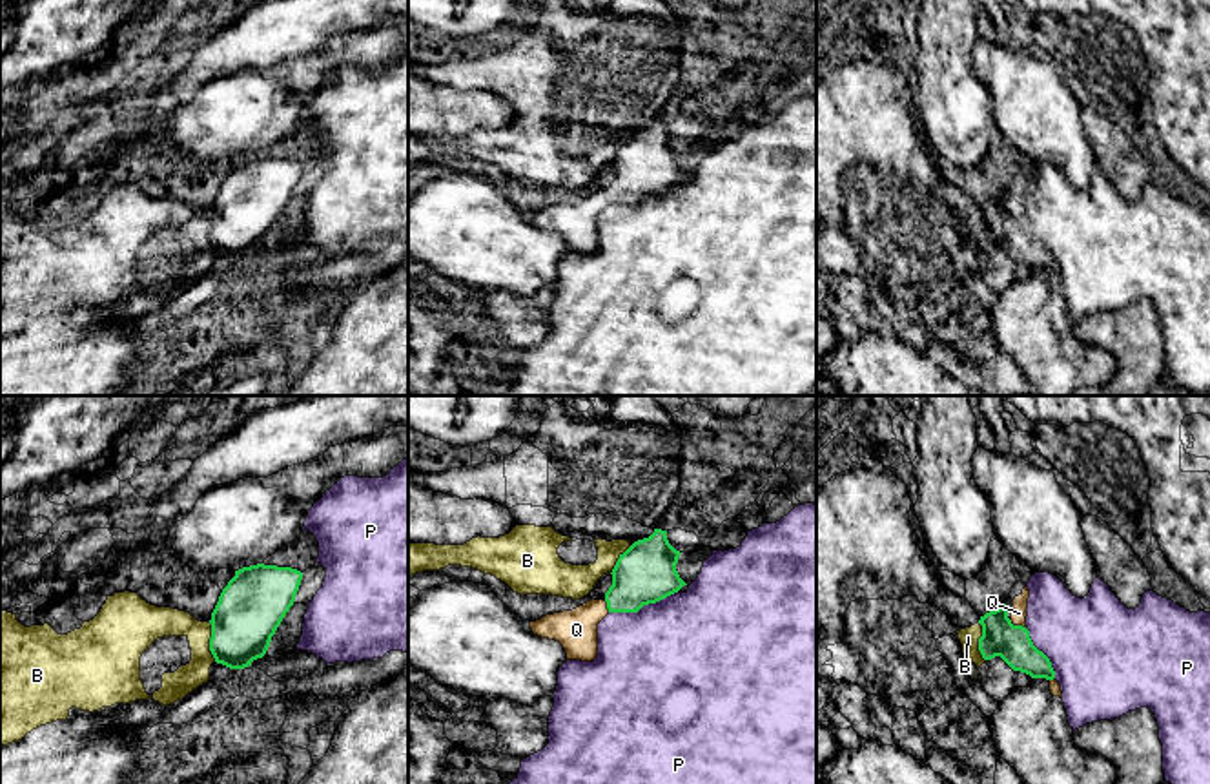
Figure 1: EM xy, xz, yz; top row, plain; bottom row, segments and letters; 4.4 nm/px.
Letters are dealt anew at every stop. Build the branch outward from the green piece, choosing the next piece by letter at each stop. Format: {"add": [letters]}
{"add": ["Q"]}

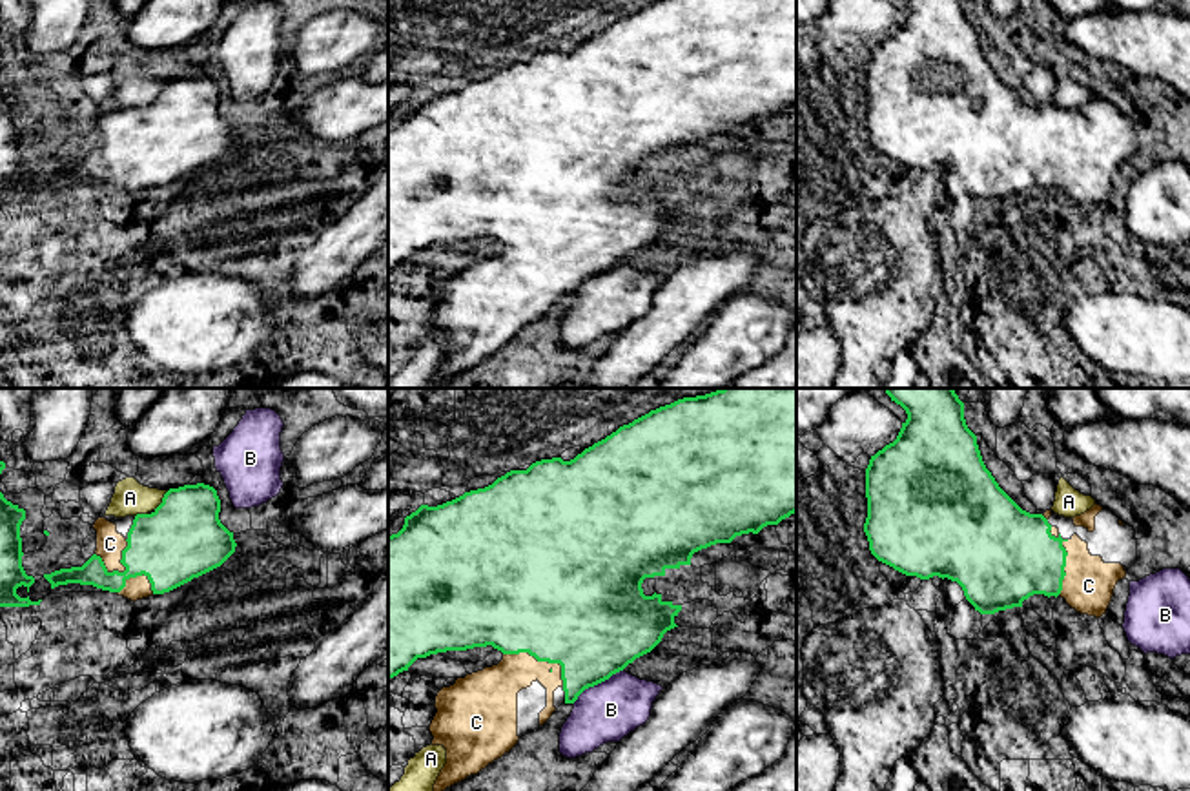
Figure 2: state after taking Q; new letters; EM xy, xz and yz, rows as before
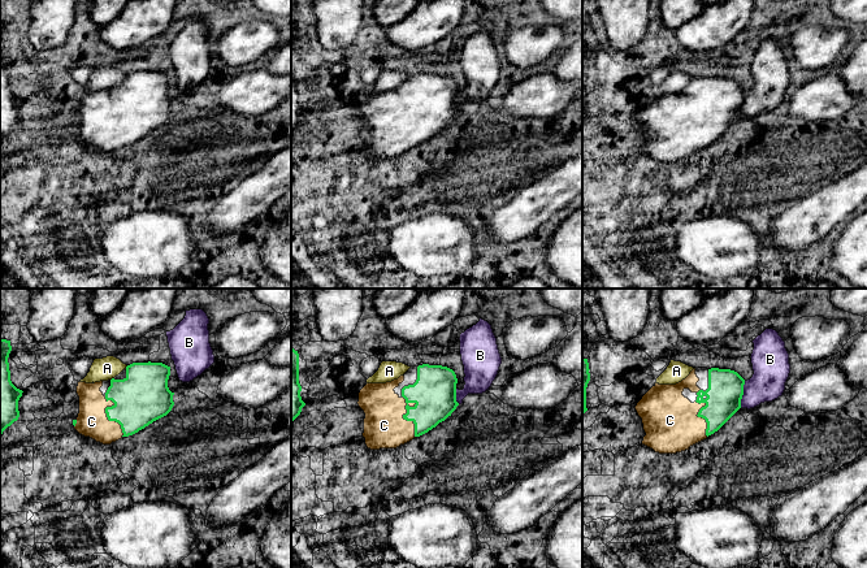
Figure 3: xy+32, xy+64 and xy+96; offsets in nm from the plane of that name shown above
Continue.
{"add": ["C"]}

